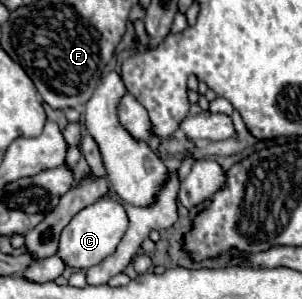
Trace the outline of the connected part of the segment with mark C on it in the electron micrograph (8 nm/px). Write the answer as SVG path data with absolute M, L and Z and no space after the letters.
M111 198L99 200L97 204L81 210L67 224L67 228L63 230L63 234L59 238L57 254L61 256L61 260L67 266L87 270L87 268L99 264L101 260L105 260L107 256L111 256L115 252L117 244L121 242L121 238L123 238L123 234L127 230L127 224L129 224L129 220L127 220L127 214L125 214L125 208L123 208L121 202L111 200Z

